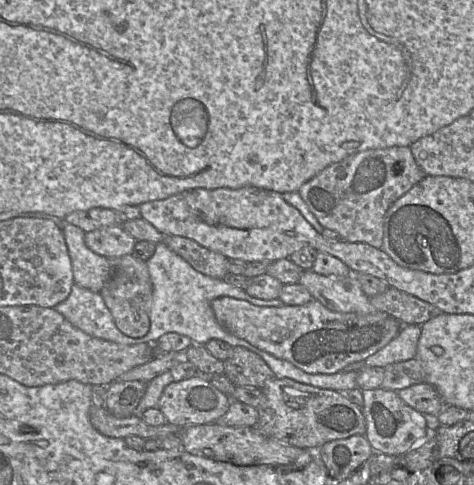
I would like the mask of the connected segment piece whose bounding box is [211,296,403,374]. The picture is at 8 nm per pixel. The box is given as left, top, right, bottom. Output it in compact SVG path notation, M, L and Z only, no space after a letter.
M223 296L214 299L211 308L218 323L232 335L312 374L333 374L352 363L364 362L392 341L403 326L386 313L364 316L335 312L317 300L304 305L261 307Z

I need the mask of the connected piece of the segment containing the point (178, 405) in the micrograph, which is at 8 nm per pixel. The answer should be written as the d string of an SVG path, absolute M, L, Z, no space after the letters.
M194 376L190 379L169 384L164 389L157 408L164 414L167 423L187 427L216 422L228 411L231 401L227 394L217 389L210 382Z

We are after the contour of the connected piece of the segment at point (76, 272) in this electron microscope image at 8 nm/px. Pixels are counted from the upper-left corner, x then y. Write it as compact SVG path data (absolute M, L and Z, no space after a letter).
M66 223L62 227L72 264L74 284L92 292L100 293L114 271L114 260L100 256L85 244L85 232Z

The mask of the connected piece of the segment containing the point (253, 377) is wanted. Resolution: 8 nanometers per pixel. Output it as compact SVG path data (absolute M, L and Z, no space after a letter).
M233 347L233 352L224 362L224 375L235 387L262 388L275 378L266 362L245 347Z

